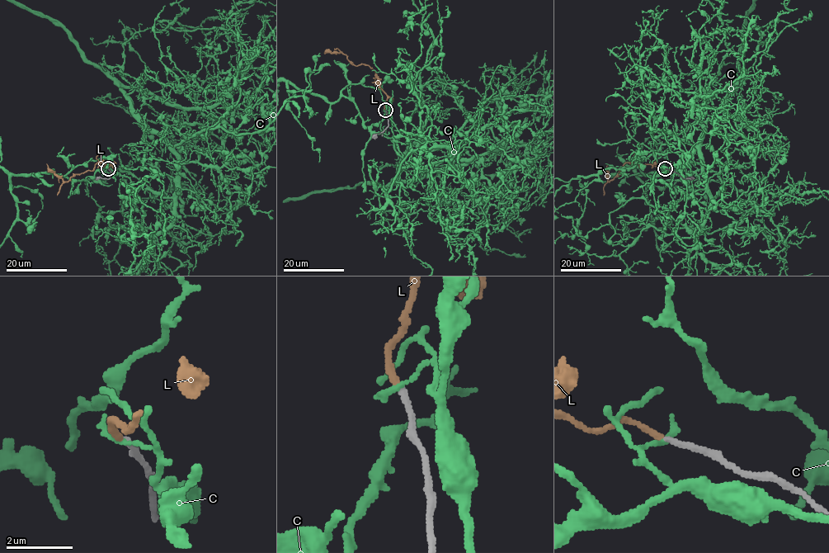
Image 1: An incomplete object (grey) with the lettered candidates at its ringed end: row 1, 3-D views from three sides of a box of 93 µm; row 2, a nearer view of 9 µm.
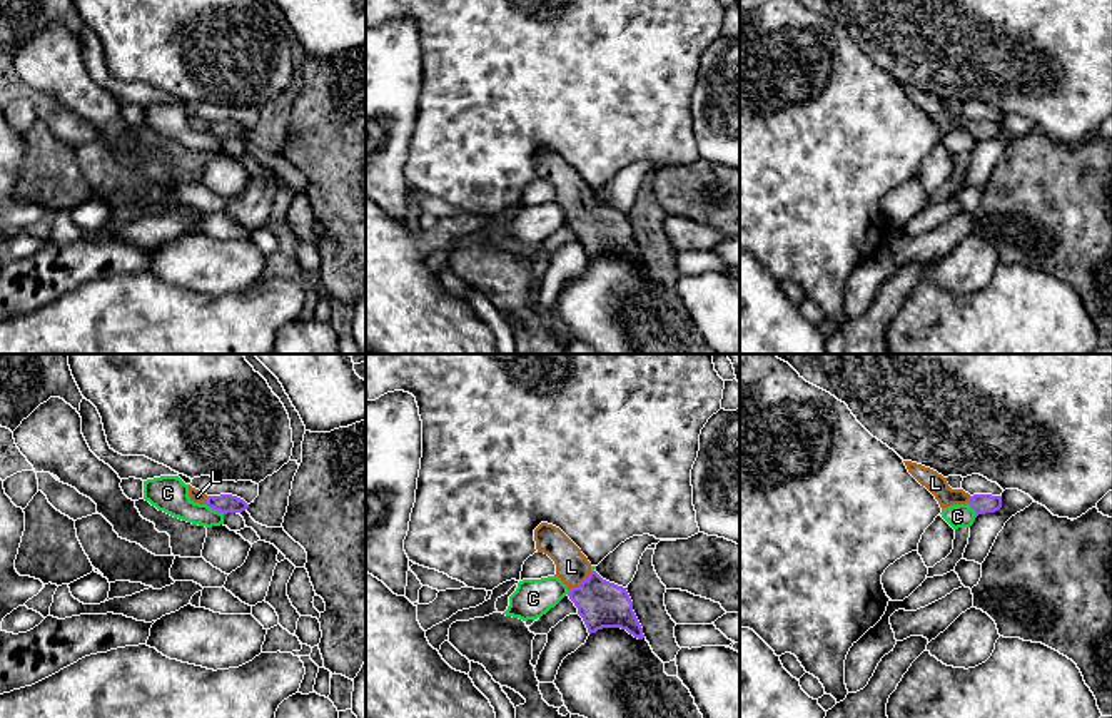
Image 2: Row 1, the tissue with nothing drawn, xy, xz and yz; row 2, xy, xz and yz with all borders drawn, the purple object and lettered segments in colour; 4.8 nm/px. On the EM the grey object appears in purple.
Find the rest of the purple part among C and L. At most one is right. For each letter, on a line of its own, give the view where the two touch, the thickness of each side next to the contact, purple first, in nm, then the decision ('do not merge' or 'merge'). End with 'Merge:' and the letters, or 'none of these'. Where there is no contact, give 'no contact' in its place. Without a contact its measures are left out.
C: xy | 100/180 nm | do not merge
L: xz | 220/160 nm | merge
Merge: L

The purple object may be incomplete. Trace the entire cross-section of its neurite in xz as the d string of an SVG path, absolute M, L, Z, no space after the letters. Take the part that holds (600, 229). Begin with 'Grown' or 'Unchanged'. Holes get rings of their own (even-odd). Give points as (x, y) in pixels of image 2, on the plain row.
Grown. M541 149L534 155L534 167L538 179L554 187L554 202L568 212L568 222L589 260L603 254L621 254L638 265L644 264L626 214L593 197L588 184L559 154Z

